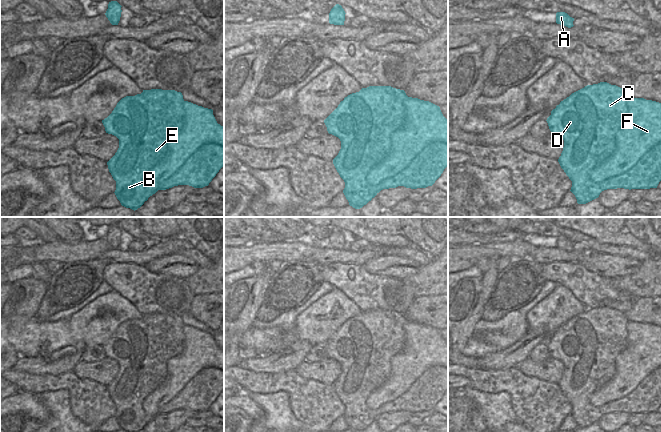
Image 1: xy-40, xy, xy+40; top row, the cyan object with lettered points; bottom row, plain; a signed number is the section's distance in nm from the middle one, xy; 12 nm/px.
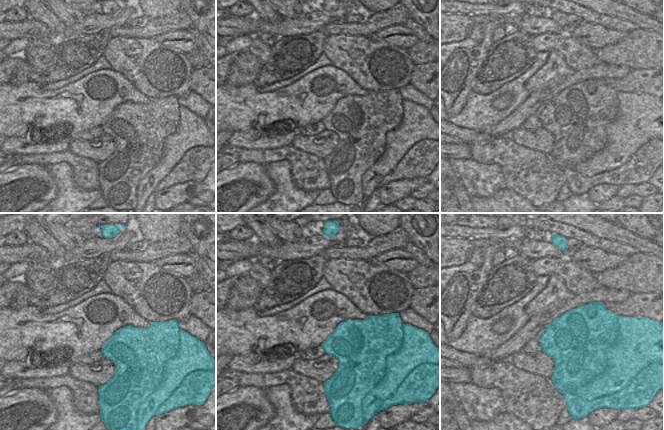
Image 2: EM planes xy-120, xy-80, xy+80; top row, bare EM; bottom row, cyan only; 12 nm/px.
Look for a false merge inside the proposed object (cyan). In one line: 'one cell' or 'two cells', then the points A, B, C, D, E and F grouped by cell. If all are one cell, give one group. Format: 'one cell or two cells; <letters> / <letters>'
two cells; A F / B C D E

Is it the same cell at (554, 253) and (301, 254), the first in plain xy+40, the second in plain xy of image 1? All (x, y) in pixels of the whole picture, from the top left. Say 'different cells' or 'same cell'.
different cells

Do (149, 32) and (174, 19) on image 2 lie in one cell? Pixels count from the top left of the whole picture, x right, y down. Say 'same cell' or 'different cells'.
same cell

